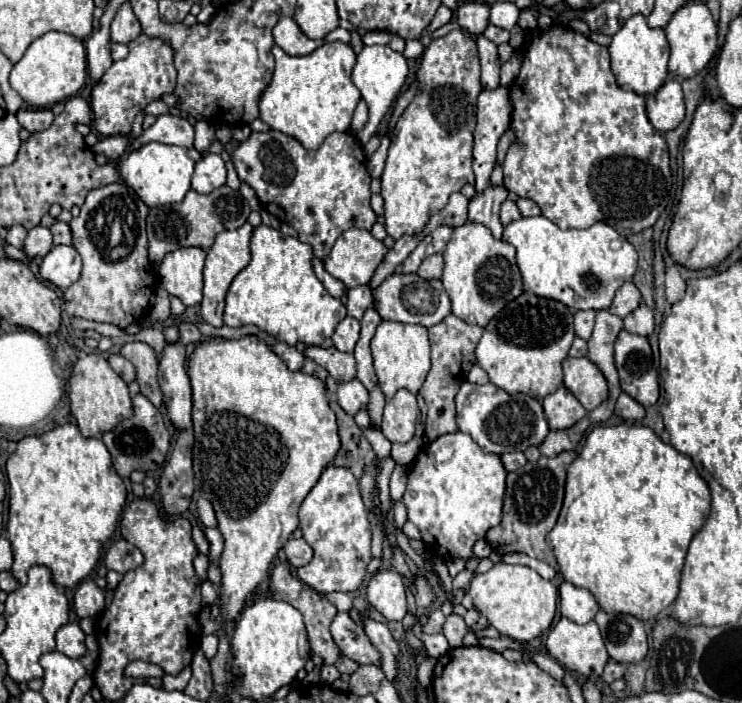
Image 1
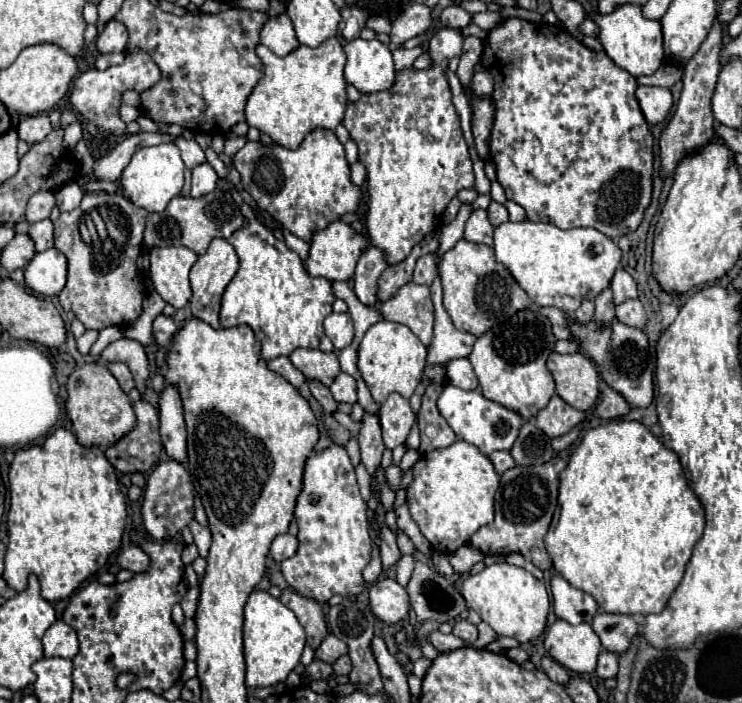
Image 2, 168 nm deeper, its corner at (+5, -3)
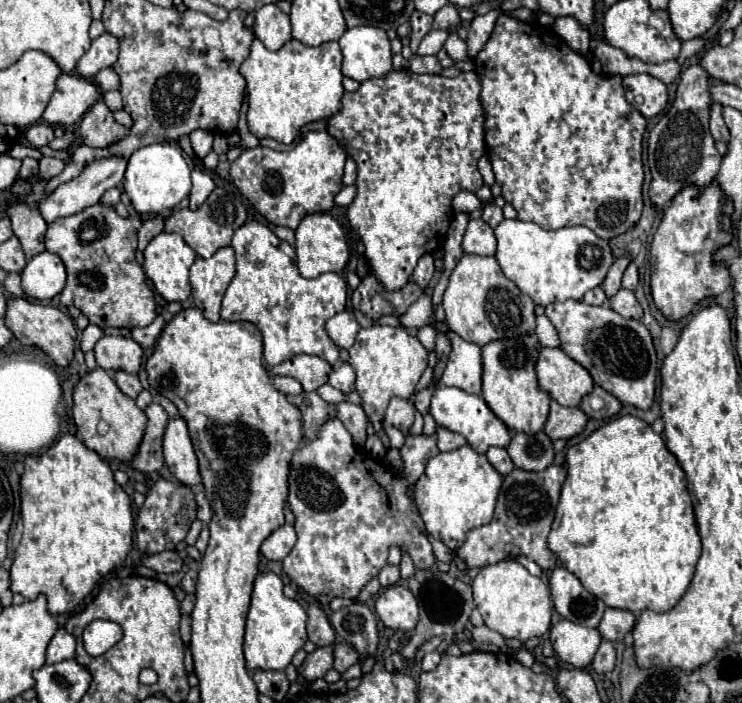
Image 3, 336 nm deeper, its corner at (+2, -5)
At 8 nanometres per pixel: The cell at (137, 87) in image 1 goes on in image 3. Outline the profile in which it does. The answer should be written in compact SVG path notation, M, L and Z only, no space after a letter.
M60 75L56 91L44 111L44 121L50 125L72 125L100 99L100 87L92 79L80 75Z

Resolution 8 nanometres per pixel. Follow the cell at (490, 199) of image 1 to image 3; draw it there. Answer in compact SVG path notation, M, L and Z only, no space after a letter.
M472 219L464 233L462 249L464 253L472 253L472 255L494 255L496 237L492 227L488 227L488 223L484 223L482 219Z

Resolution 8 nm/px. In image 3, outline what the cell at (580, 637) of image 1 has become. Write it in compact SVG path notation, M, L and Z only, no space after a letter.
M560 619L550 629L550 641L560 661L576 669L586 669L592 663L602 637L598 629L590 629L586 625Z

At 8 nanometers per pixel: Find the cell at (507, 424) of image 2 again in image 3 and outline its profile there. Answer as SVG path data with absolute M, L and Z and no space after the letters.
M438 385L432 395L430 413L436 419L436 425L442 425L454 433L464 435L468 445L478 453L486 453L490 447L508 447L512 439L512 431L492 413L482 395L470 395L458 387Z

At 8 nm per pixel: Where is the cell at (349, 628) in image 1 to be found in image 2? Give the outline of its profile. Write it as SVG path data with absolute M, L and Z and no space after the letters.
M327 635L327 639L315 649L315 659L325 661L325 663L333 663L337 661L337 657L347 653L347 645L343 641L339 641L333 635Z

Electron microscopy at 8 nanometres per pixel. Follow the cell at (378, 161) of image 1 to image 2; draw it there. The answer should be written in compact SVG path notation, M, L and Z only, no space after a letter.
M417 45L413 49L405 49L405 47L399 47L395 53L393 53L393 61L395 61L395 69L401 71L401 69L409 69L413 65L413 61L425 51L423 45Z

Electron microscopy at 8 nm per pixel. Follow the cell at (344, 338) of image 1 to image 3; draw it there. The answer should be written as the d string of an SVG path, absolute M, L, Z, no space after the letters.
M352 311L336 313L332 319L326 321L326 331L328 331L330 339L338 347L344 347L344 349L352 347L358 329L360 329L360 325L358 325L358 321L356 321L356 317L354 317Z

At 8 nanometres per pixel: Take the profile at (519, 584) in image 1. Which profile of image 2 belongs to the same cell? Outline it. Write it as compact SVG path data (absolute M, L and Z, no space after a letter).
M493 563L481 573L469 575L463 583L463 597L467 607L475 609L479 617L495 629L497 635L515 637L519 643L527 643L543 633L551 607L543 581L535 579L529 571L509 563Z

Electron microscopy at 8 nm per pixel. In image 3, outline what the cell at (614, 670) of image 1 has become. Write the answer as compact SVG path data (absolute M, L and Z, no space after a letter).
M602 641L596 655L594 655L594 661L592 661L592 667L596 673L610 673L616 665L616 651L614 651L614 645L610 641Z

